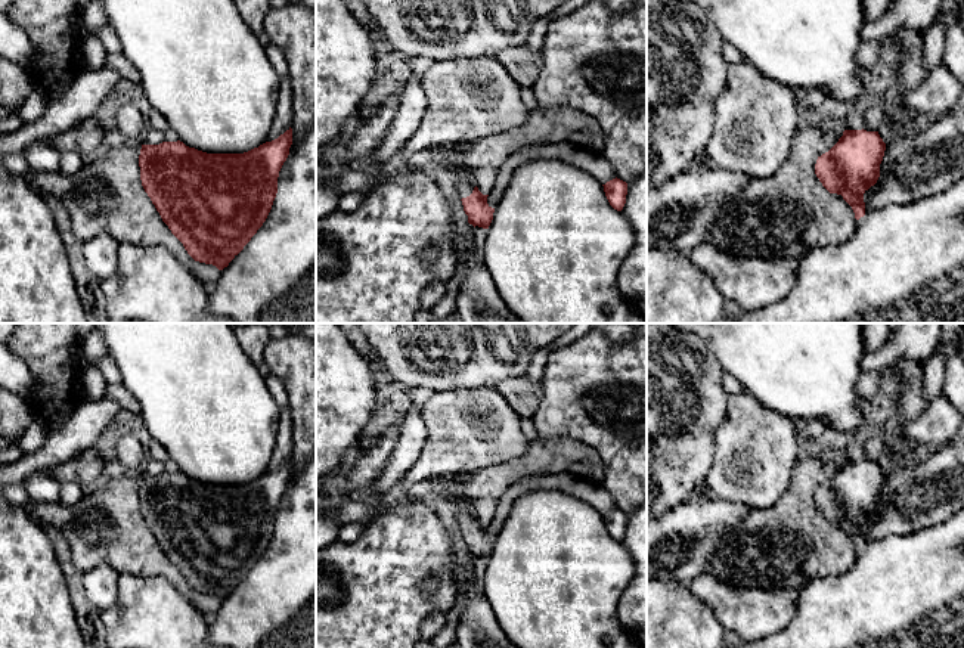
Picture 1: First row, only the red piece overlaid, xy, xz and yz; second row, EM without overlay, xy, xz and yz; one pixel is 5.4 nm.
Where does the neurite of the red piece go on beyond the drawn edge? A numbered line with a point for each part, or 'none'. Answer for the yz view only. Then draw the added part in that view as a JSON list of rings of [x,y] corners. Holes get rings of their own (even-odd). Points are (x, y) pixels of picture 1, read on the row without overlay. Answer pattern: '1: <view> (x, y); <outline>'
none

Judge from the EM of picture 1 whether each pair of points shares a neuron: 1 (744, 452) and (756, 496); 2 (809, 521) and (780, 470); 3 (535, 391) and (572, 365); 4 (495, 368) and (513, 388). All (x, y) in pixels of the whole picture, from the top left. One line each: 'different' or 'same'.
1: same
2: different
3: different
4: different

